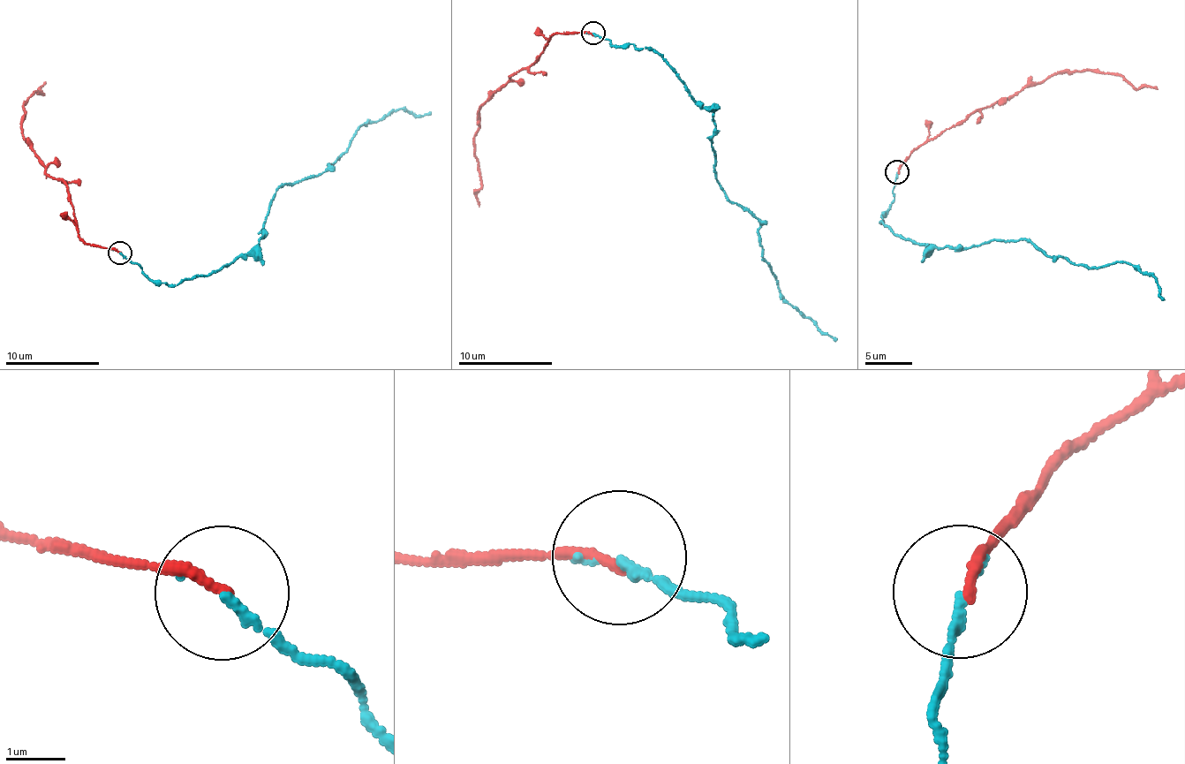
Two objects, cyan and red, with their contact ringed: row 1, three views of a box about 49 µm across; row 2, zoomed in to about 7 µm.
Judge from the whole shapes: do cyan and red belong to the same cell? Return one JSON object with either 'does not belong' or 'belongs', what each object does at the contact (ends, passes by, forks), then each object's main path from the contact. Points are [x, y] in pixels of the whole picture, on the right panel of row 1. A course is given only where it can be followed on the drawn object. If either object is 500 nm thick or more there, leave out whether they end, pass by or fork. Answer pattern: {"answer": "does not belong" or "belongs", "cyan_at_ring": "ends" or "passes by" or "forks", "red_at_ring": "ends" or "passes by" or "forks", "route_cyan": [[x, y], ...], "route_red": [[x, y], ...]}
{"answer": "belongs", "cyan_at_ring": "ends", "red_at_ring": "ends", "route_cyan": [[896, 171], [880, 223], [930, 250], [1029, 239], [1052, 258], [1135, 266], [1153, 276], [1163, 301]], "route_red": [[899, 171], [920, 144], [1052, 74], [1109, 72], [1158, 89]]}

